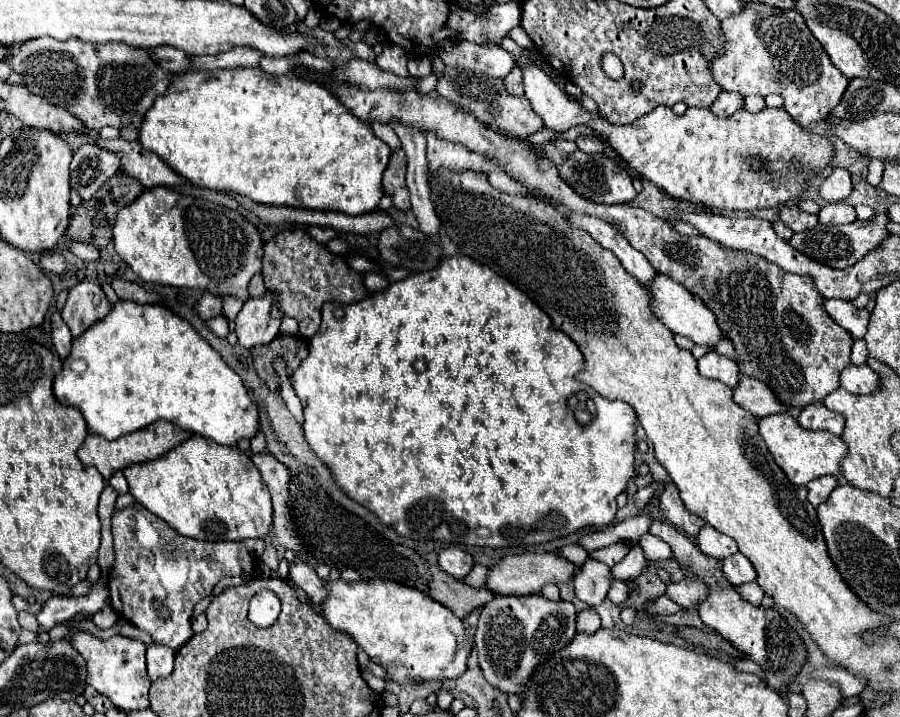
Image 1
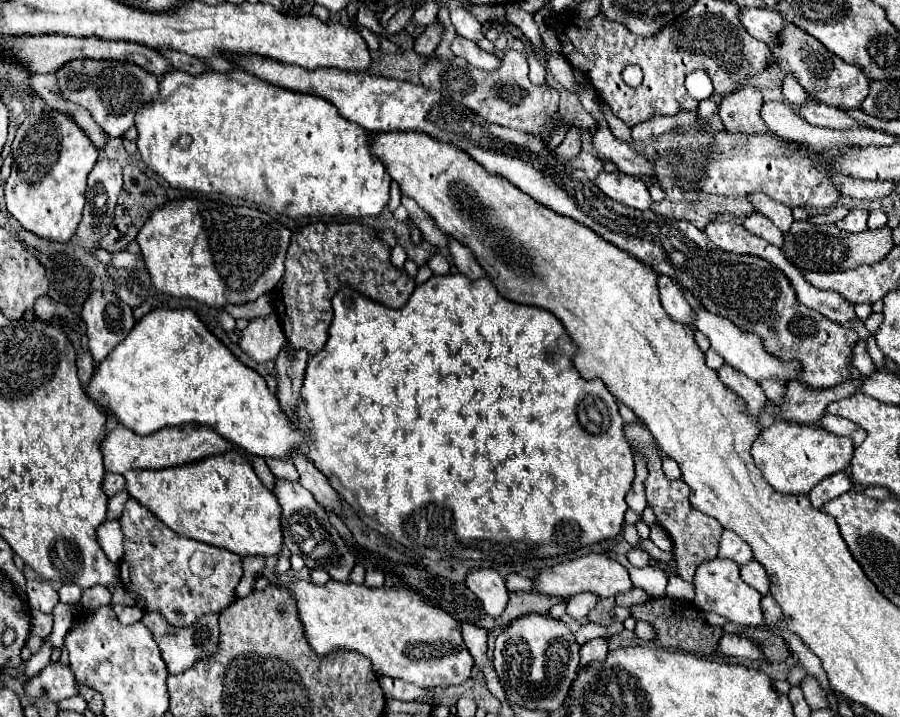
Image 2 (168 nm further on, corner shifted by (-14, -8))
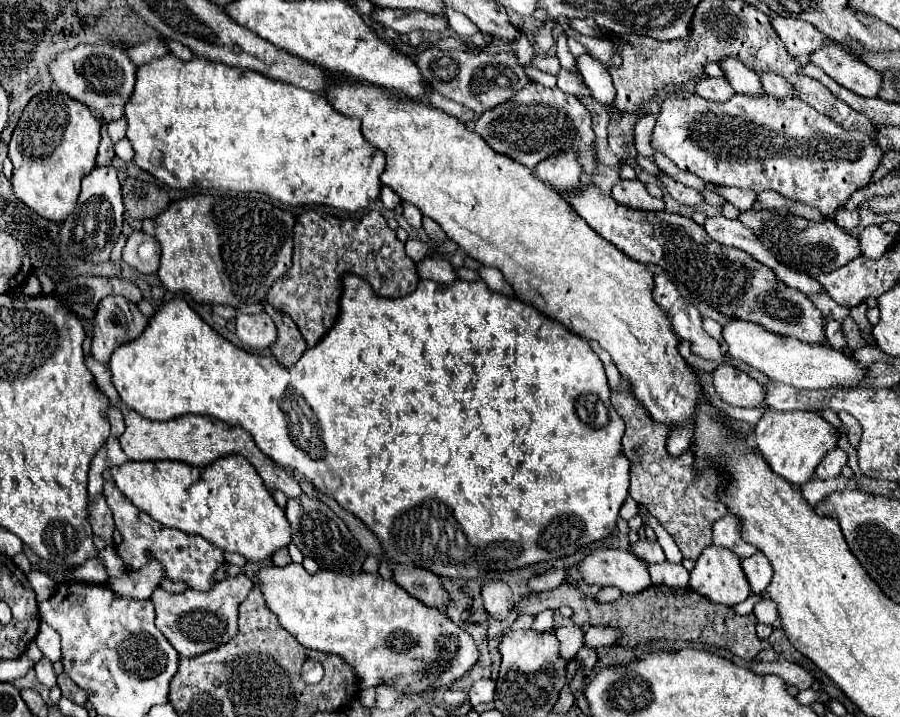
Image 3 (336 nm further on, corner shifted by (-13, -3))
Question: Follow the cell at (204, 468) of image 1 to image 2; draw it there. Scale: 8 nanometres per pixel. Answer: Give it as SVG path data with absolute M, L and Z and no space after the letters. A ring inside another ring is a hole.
M236 448L174 468L130 470L124 478L130 496L180 536L228 548L238 556L274 556L282 548L280 504L260 482L248 456Z

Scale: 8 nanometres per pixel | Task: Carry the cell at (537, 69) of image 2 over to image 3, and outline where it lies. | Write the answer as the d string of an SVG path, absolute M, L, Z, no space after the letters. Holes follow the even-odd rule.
M539 55L533 59L533 67L539 67L541 71L545 73L551 73L551 75L557 75L561 65L559 65L559 59L553 57L553 55Z

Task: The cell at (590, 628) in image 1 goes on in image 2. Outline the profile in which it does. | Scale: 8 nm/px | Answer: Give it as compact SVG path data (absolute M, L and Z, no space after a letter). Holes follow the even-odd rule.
M598 638L598 640L590 640L580 648L580 666L586 666L592 660L604 662L608 654L608 644L606 638Z

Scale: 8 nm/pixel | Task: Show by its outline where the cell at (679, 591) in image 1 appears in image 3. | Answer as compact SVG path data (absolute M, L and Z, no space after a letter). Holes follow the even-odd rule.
M629 497L629 499L623 503L623 507L621 507L619 515L621 515L623 519L631 519L631 517L639 515L639 505L637 505L637 501L635 501L633 497Z

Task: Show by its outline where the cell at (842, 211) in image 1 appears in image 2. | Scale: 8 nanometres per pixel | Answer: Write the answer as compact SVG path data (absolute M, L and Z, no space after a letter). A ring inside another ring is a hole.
M852 208L844 220L836 222L836 226L846 232L864 232L864 228L868 228L866 222L868 222L868 210Z

